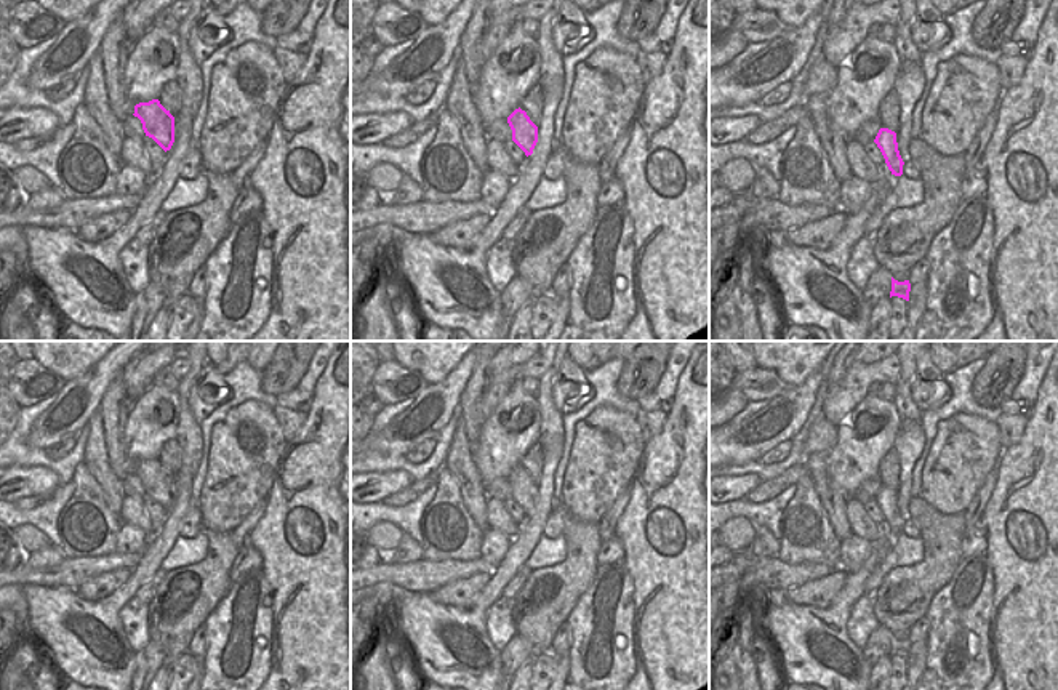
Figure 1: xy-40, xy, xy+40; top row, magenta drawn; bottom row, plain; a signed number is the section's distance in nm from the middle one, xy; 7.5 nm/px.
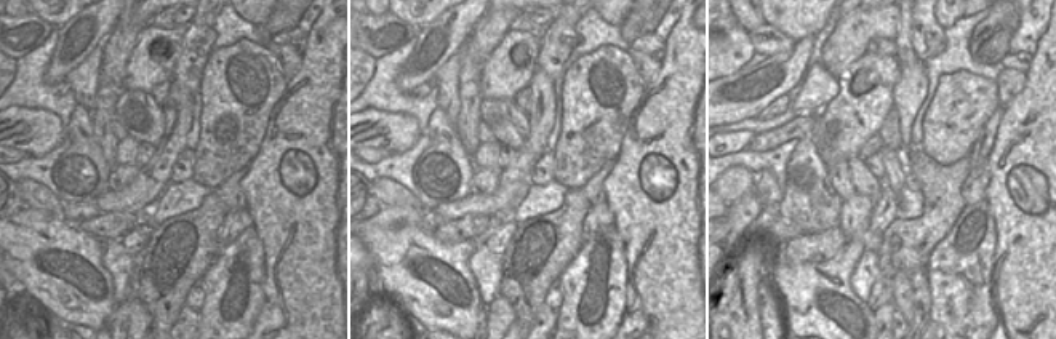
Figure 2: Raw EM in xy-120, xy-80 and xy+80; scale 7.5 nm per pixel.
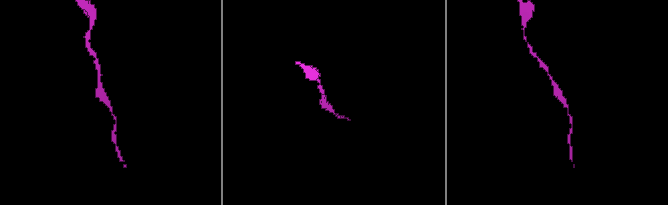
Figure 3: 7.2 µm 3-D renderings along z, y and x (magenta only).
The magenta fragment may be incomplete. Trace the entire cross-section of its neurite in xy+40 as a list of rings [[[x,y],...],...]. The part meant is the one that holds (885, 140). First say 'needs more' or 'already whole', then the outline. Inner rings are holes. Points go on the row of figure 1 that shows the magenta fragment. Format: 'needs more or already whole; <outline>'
already whole; [[[880,128],[874,142],[880,149],[892,175],[901,176],[904,162],[898,150],[896,133],[888,128]]]

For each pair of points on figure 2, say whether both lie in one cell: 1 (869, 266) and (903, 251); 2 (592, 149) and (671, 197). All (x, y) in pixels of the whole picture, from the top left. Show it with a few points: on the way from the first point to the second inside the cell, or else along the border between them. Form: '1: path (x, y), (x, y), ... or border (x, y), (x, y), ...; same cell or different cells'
1: border (876, 255), (877, 266), (884, 275); different cells
2: border (629, 123), (621, 147), (613, 159); different cells

